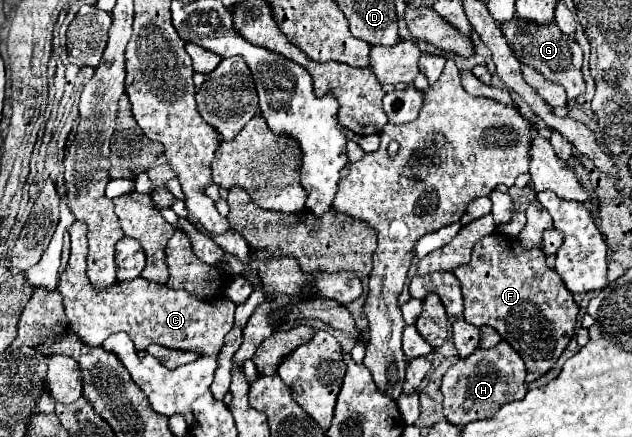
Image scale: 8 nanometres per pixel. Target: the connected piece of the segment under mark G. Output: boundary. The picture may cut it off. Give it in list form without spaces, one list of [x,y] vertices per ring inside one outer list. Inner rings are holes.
[[[515,17],[509,23],[503,23],[501,29],[503,29],[503,35],[505,35],[509,47],[513,47],[513,53],[517,55],[517,59],[523,65],[537,69],[547,81],[561,85],[567,91],[569,103],[573,103],[579,95],[585,93],[585,83],[581,77],[583,51],[581,51],[579,43],[575,39],[563,35],[555,23],[551,23],[549,27],[537,27],[533,23],[521,23],[521,19]]]

